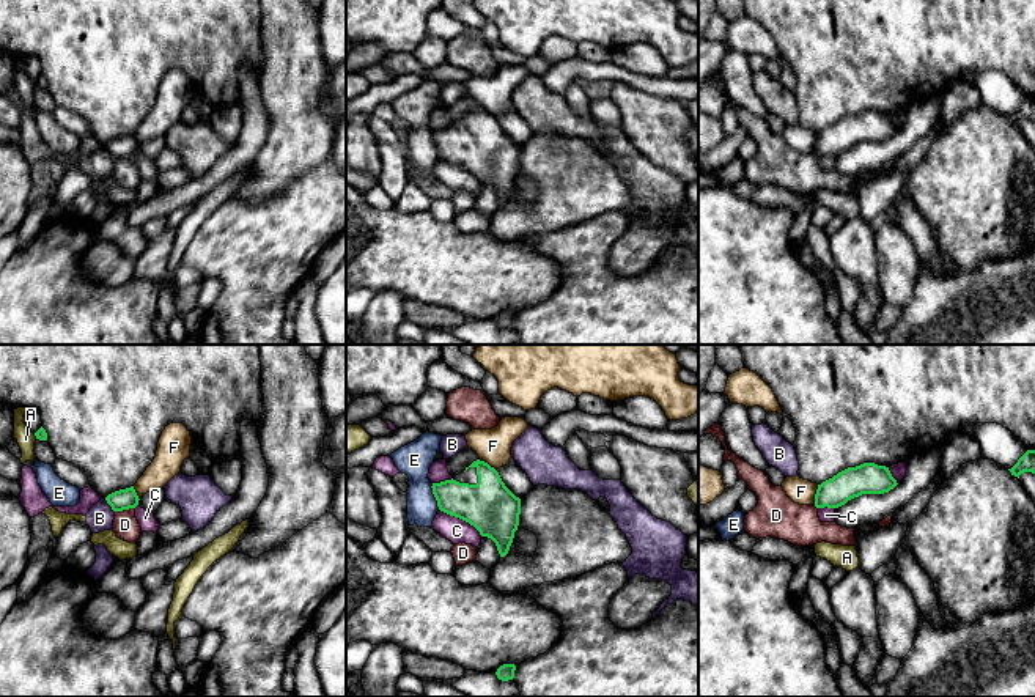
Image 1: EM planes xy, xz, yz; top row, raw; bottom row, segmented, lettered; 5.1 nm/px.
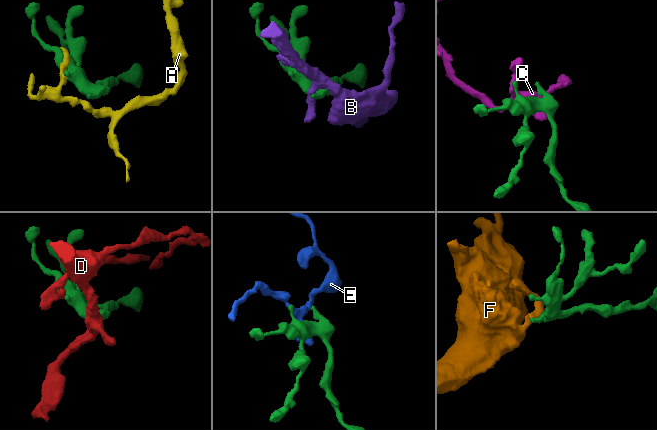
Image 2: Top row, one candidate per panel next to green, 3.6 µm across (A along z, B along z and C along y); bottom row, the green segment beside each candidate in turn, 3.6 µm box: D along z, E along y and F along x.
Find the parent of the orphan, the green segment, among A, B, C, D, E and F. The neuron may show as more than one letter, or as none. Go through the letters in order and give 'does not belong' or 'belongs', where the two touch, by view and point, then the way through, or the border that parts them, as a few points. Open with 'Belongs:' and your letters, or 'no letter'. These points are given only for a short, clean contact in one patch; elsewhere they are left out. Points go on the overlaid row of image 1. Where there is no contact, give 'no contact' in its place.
Belongs: no letter
A: does not belong | xy (35, 435)
B: does not belong | xy (109, 504) | along xy (104, 499), (114, 512)
C: does not belong | xz (461, 518)
D: does not belong | xy (125, 508)
E: does not belong | xz (434, 496) | along xz (431, 483), (431, 493), (439, 508)
F: does not belong | yz (815, 494) | along yz (818, 485), (814, 502)

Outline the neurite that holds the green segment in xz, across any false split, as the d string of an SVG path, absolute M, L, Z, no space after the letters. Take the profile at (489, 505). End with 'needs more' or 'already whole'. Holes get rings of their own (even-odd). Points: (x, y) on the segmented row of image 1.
M477 459L462 474L431 488L440 511L491 538L500 557L508 554L519 526L521 499L505 486L494 467Z; needs more

